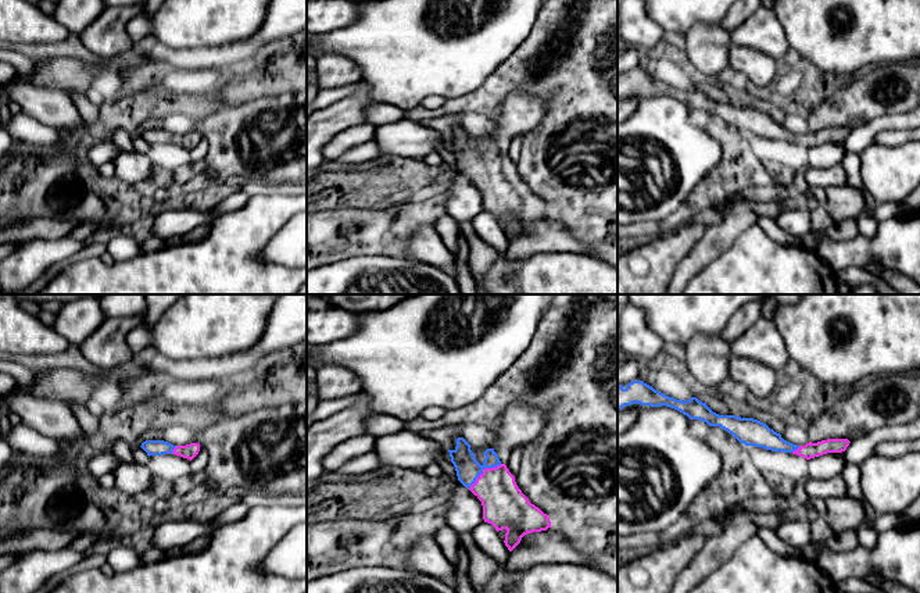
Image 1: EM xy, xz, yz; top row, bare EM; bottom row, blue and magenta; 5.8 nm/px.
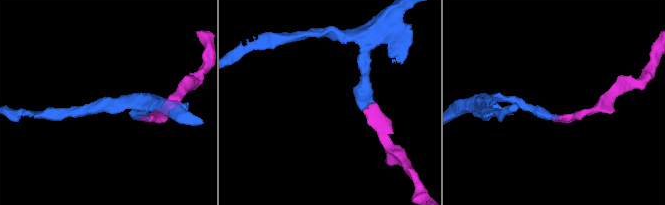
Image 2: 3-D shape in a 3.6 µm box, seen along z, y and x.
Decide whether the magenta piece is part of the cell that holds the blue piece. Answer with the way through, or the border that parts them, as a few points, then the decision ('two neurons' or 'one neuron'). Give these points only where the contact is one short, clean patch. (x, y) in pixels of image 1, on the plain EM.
runs through xz (468, 159), (483, 157), (491, 165), (504, 195); one neuron

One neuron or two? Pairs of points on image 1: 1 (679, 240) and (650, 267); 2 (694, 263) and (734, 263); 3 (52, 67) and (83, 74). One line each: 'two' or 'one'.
1: one
2: two
3: one

